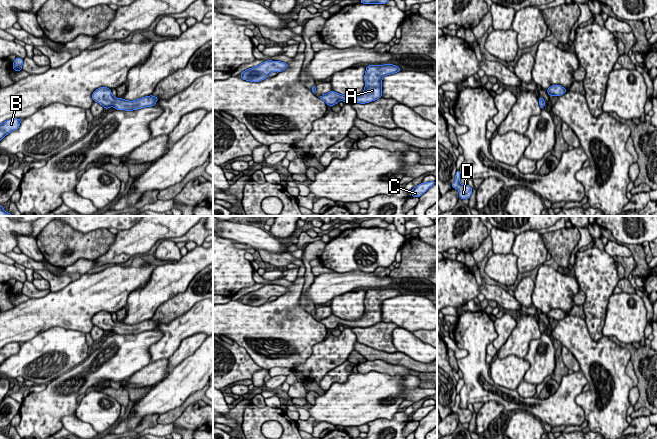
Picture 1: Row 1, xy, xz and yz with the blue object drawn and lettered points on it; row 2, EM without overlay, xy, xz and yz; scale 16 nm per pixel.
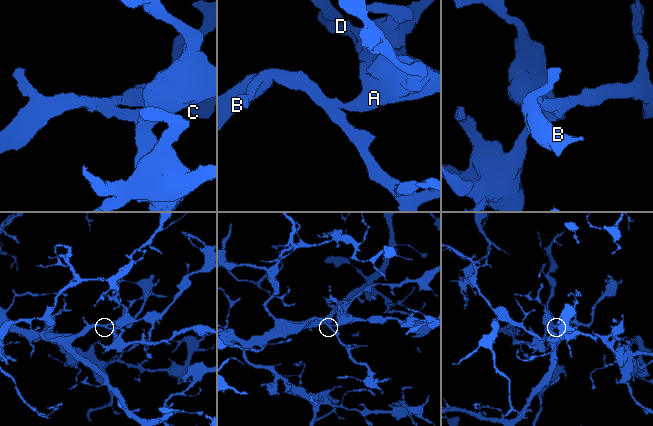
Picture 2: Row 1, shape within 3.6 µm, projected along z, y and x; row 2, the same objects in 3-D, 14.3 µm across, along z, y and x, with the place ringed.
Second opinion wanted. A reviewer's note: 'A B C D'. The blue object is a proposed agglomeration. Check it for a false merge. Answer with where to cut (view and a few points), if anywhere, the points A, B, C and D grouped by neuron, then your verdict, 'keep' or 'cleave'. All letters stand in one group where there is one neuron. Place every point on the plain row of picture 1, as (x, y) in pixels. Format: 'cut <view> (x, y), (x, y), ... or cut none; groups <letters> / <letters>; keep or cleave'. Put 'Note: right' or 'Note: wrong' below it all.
cut none; groups A B C D; keep
Note: right

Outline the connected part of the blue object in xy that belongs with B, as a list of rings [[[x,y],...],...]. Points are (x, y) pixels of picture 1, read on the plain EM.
[[[13,342],[0,348],[0,364],[2,364],[10,356],[17,354],[20,347],[21,343]]]

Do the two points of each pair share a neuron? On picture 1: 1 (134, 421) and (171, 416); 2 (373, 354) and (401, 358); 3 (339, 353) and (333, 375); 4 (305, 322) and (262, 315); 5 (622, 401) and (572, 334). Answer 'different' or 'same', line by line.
1: different
2: same
3: different
4: same
5: same

